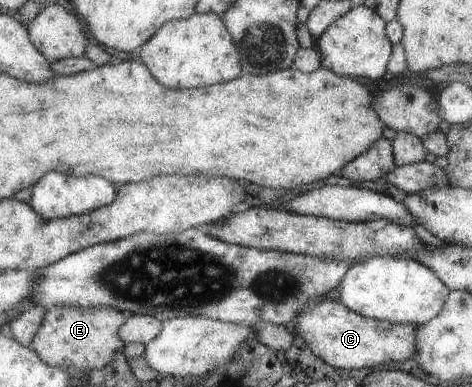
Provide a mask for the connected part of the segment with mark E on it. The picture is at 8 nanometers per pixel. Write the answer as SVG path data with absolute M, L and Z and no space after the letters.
M54 306L47 310L44 321L35 335L32 347L38 355L51 366L66 368L69 371L97 370L111 364L118 350L122 350L127 343L121 338L121 327L129 320L122 310L115 307L82 307L82 306Z

